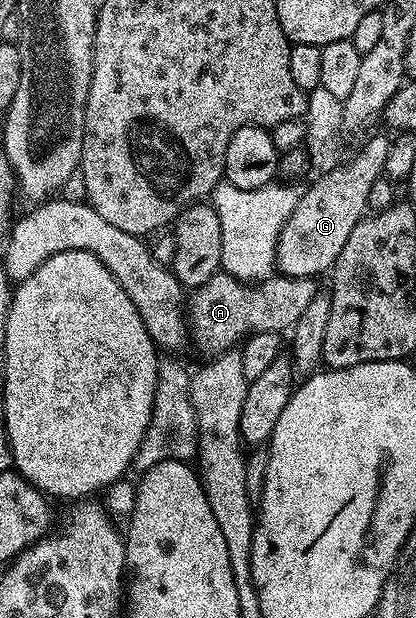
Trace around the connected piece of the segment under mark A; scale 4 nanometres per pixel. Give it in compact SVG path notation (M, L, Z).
M219 271L208 279L200 288L193 290L191 299L188 301L188 321L192 328L192 335L198 338L200 344L206 349L211 349L211 354L225 353L226 350L235 348L243 335L251 333L277 333L281 334L282 329L289 330L304 315L308 303L320 291L319 282L312 277L284 277L275 275L261 283L247 283L238 281L225 271Z

